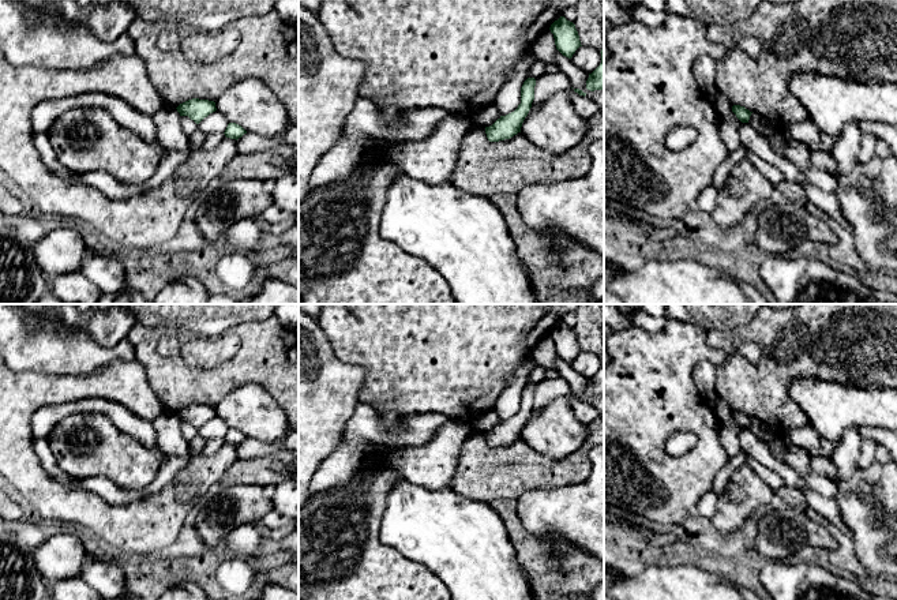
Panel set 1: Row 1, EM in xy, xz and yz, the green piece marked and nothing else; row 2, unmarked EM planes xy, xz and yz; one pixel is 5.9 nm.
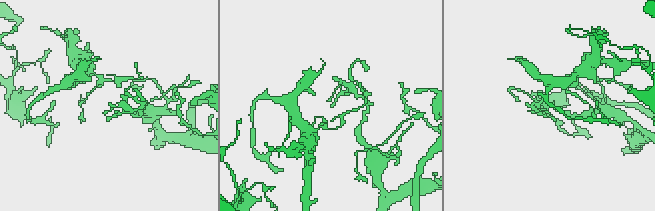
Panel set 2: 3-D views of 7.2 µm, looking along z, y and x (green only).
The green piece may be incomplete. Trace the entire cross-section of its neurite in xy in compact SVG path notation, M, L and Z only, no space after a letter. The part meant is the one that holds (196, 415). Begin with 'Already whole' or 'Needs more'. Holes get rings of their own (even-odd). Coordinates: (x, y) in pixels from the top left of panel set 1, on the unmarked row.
Already whole. M199 404L188 405L180 409L176 415L180 421L188 421L196 430L199 430L204 423L217 416L214 406Z

